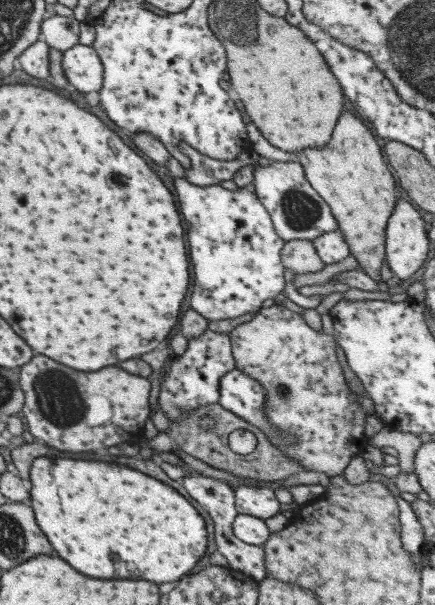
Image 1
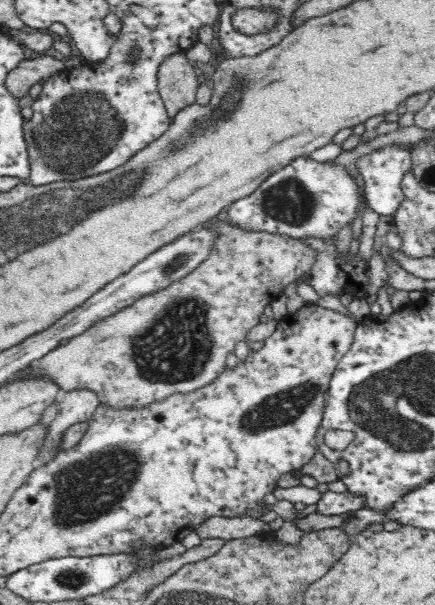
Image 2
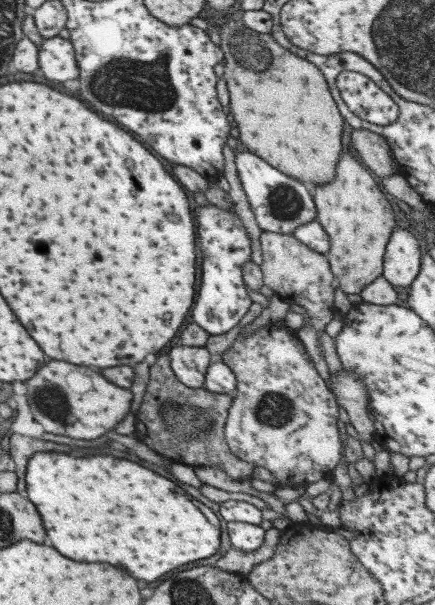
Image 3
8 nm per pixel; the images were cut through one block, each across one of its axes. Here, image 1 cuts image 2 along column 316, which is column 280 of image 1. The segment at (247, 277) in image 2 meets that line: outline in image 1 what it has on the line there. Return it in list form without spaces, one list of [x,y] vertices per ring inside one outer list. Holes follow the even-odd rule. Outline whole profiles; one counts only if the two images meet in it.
[[[308,240],[284,241],[280,259],[284,268],[289,268],[296,274],[317,272],[325,265],[317,256],[313,243]]]

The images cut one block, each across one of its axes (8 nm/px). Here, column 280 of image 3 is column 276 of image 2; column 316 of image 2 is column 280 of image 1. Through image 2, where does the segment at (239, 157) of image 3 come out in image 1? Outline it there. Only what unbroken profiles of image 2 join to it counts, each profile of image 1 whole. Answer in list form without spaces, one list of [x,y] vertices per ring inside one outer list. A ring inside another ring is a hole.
[[[296,160],[273,161],[265,167],[255,165],[250,189],[270,216],[276,235],[284,241],[311,241],[338,228],[327,203],[311,188],[302,166]]]

